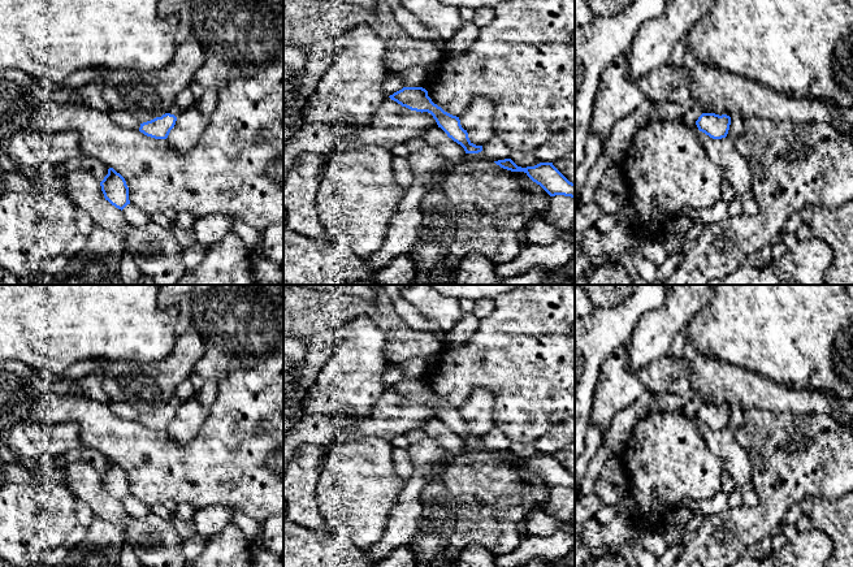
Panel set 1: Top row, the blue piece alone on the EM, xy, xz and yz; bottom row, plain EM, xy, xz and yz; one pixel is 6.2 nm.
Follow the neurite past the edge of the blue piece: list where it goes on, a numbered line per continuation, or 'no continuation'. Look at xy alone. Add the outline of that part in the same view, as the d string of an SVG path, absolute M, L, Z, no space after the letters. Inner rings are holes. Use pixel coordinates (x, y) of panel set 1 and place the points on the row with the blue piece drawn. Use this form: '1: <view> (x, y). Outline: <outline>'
no continuation

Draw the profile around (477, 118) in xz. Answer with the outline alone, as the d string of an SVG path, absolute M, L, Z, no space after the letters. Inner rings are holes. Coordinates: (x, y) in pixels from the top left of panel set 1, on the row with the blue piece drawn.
M472 98L459 120L471 143L476 146L485 144L495 134L493 130L494 103L488 98Z

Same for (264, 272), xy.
M252 252L252 278L255 285L273 285L283 282L283 265Z

